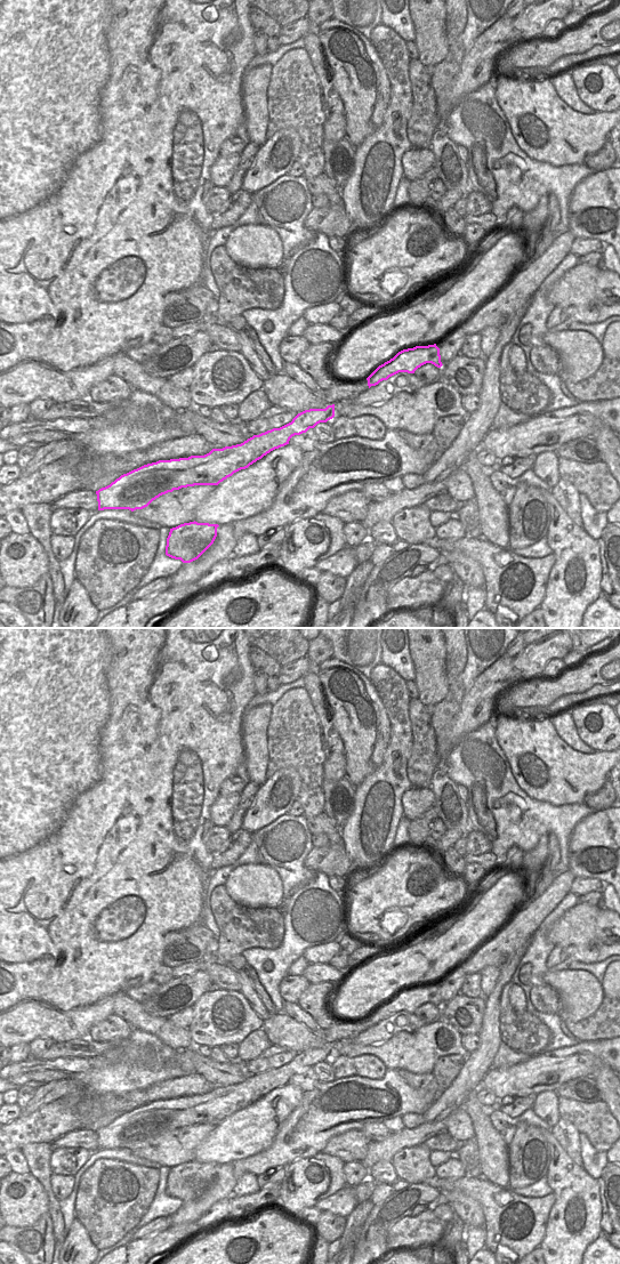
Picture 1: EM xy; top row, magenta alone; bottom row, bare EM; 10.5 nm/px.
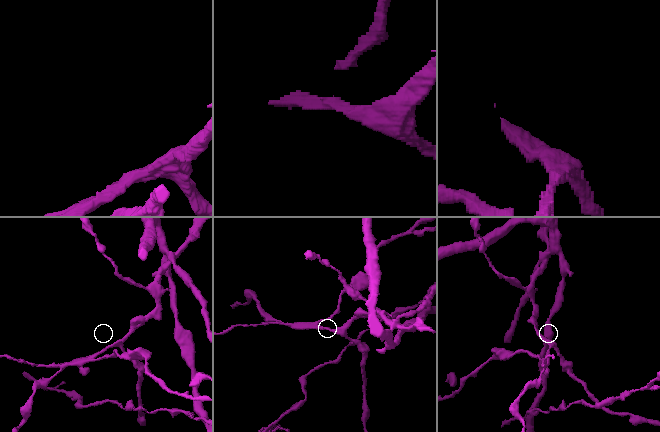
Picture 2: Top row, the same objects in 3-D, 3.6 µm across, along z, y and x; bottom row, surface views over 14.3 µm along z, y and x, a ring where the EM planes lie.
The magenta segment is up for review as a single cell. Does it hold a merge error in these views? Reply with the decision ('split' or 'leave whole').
split

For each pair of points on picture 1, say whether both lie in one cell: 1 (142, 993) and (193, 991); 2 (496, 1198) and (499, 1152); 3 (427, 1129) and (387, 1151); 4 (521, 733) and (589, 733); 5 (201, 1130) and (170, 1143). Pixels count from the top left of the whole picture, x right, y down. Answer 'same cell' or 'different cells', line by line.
1: different cells
2: different cells
3: same cell
4: different cells
5: same cell

